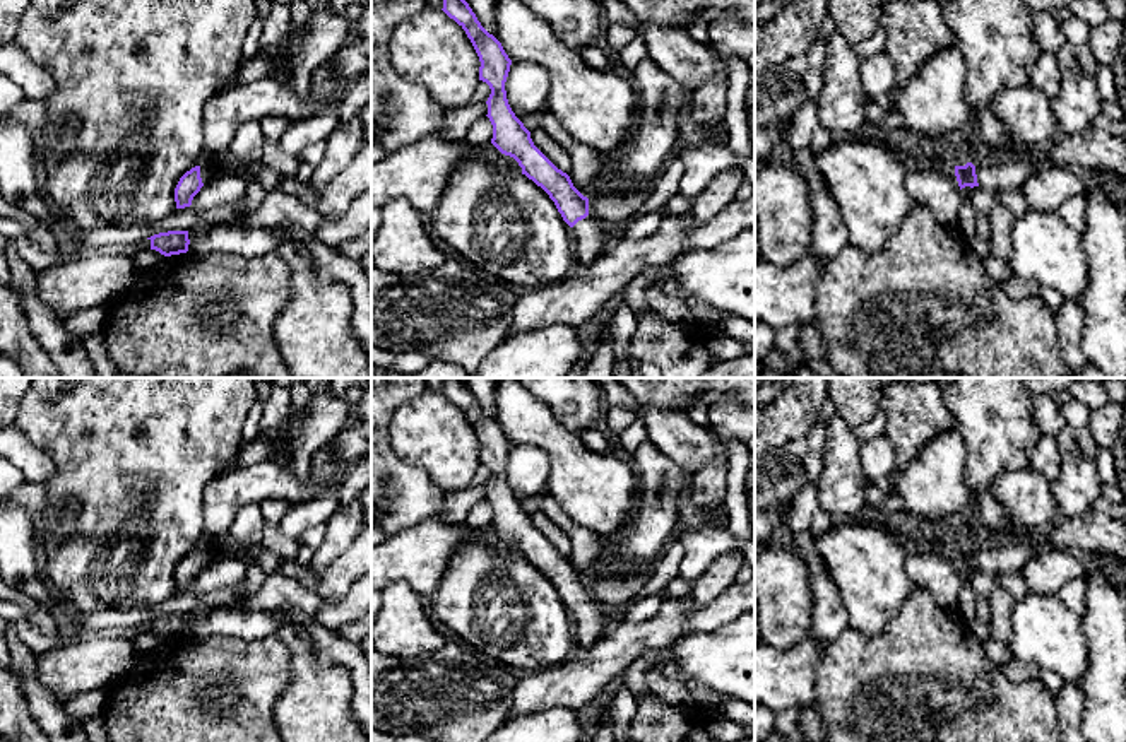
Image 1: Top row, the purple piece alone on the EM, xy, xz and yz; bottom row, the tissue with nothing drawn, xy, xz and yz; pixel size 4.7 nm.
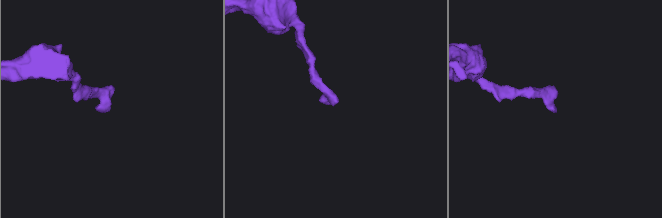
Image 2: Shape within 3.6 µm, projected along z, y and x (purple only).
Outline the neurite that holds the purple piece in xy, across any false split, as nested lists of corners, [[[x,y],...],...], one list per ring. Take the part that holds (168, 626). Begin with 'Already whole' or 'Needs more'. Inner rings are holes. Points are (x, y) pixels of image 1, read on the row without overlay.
Already whole. [[[168,614],[151,621],[151,633],[159,634],[164,639],[180,638],[188,634],[188,614]]]

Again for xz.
Needs more. [[[443,378],[442,393],[465,414],[479,439],[479,463],[491,472],[486,484],[486,499],[493,508],[491,527],[501,537],[513,540],[522,557],[554,585],[563,604],[572,610],[577,648],[594,646],[609,631],[611,610],[589,598],[589,581],[534,528],[530,515],[512,494],[505,474],[512,443],[501,426],[481,409],[460,378]]]

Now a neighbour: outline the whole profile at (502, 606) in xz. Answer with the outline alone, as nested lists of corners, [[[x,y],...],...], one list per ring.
[[[471,540],[460,545],[436,592],[426,600],[431,619],[443,622],[464,645],[525,674],[548,670],[577,650],[572,610],[549,578],[522,556]]]

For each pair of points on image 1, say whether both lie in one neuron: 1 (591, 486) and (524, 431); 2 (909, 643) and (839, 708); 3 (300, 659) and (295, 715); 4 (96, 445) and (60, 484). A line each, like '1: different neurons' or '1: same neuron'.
1: same neuron
2: same neuron
3: same neuron
4: same neuron

